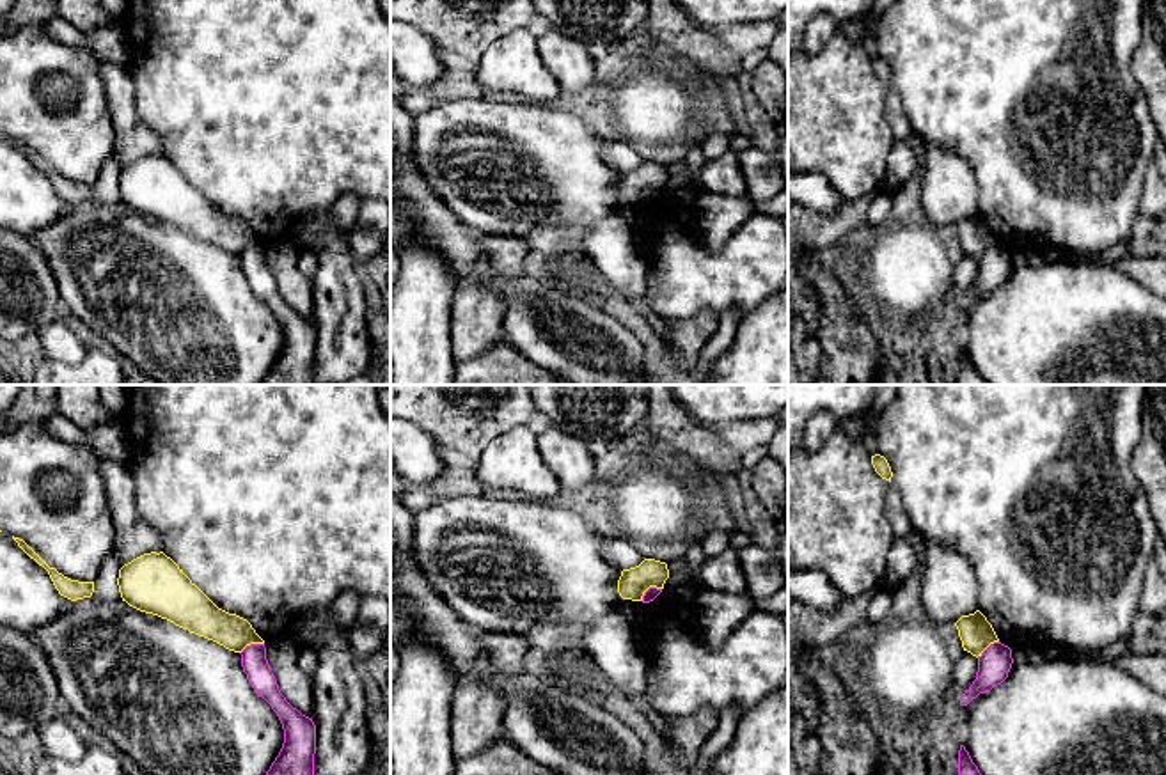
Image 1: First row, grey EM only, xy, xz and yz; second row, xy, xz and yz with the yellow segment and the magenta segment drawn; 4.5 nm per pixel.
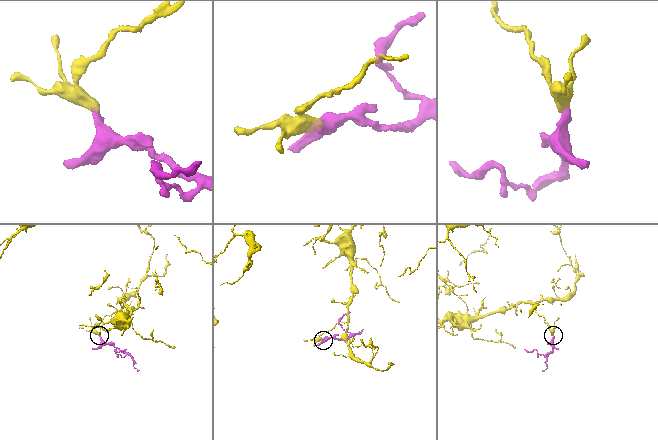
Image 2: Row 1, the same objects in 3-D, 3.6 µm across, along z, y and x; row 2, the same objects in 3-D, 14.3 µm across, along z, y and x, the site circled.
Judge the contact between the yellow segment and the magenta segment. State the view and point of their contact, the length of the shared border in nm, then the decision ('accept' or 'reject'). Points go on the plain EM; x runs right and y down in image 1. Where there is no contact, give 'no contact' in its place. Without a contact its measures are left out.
xz (648, 190) | 110 nm | reject

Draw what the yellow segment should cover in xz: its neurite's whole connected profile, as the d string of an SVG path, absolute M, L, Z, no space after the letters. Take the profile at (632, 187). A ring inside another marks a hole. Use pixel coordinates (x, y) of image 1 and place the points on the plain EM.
M644 161L639 168L623 172L618 183L618 195L623 202L642 204L650 190L664 192L669 181L666 165Z

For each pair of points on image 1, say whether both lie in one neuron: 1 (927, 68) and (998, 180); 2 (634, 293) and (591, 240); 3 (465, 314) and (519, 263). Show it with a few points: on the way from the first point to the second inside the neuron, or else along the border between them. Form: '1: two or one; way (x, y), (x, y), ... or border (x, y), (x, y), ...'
1: one; way (955, 94), (998, 137), (998, 151)
2: one; way (630, 281), (604, 252)
3: one; way (474, 295), (476, 281), (499, 263)

